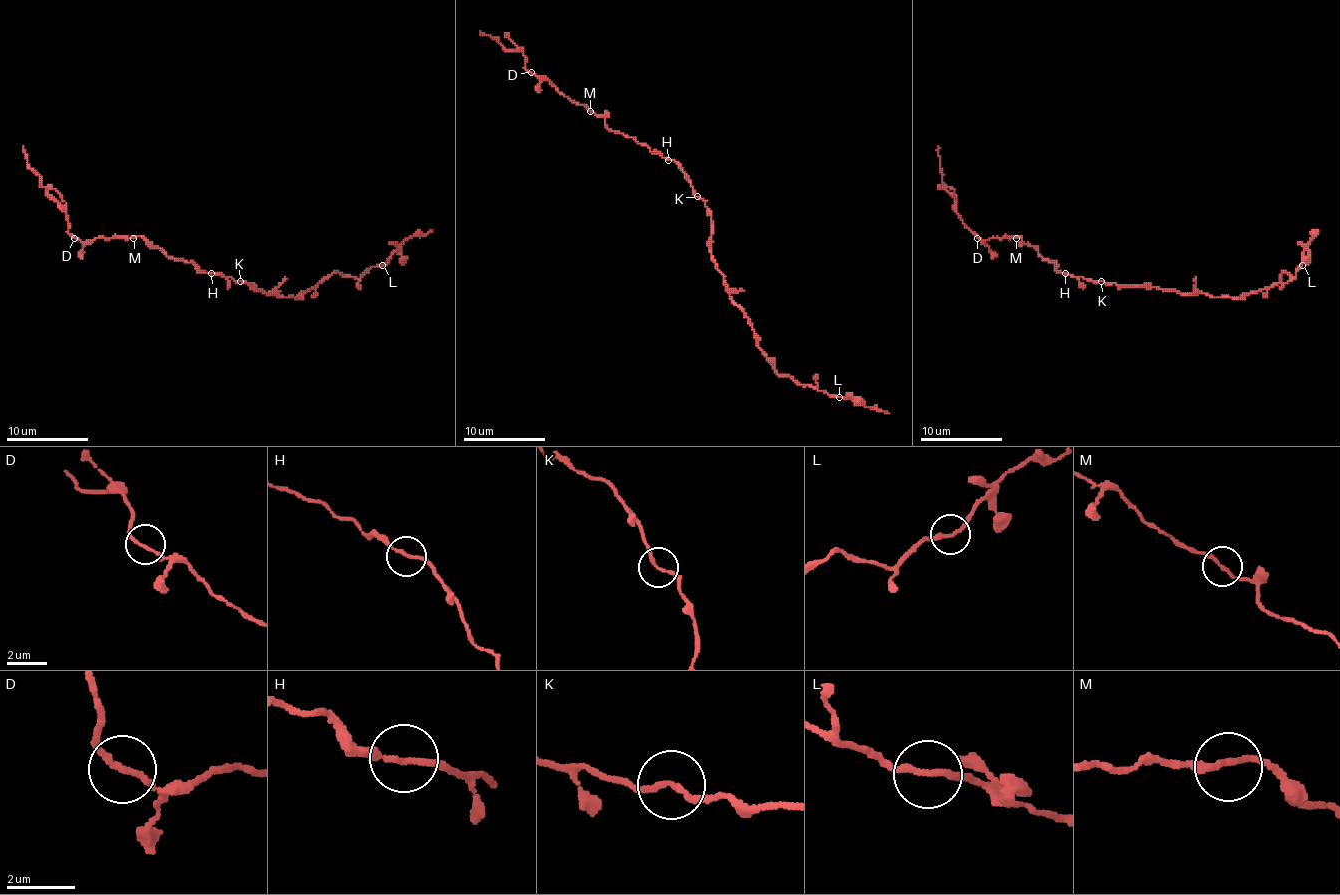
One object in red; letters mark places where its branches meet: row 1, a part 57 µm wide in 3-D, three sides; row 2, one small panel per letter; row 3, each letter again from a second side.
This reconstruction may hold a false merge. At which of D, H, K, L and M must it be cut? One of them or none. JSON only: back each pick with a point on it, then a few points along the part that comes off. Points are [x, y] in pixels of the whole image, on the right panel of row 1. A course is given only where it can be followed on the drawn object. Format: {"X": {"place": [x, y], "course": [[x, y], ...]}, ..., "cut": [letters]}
{"cut": []}

